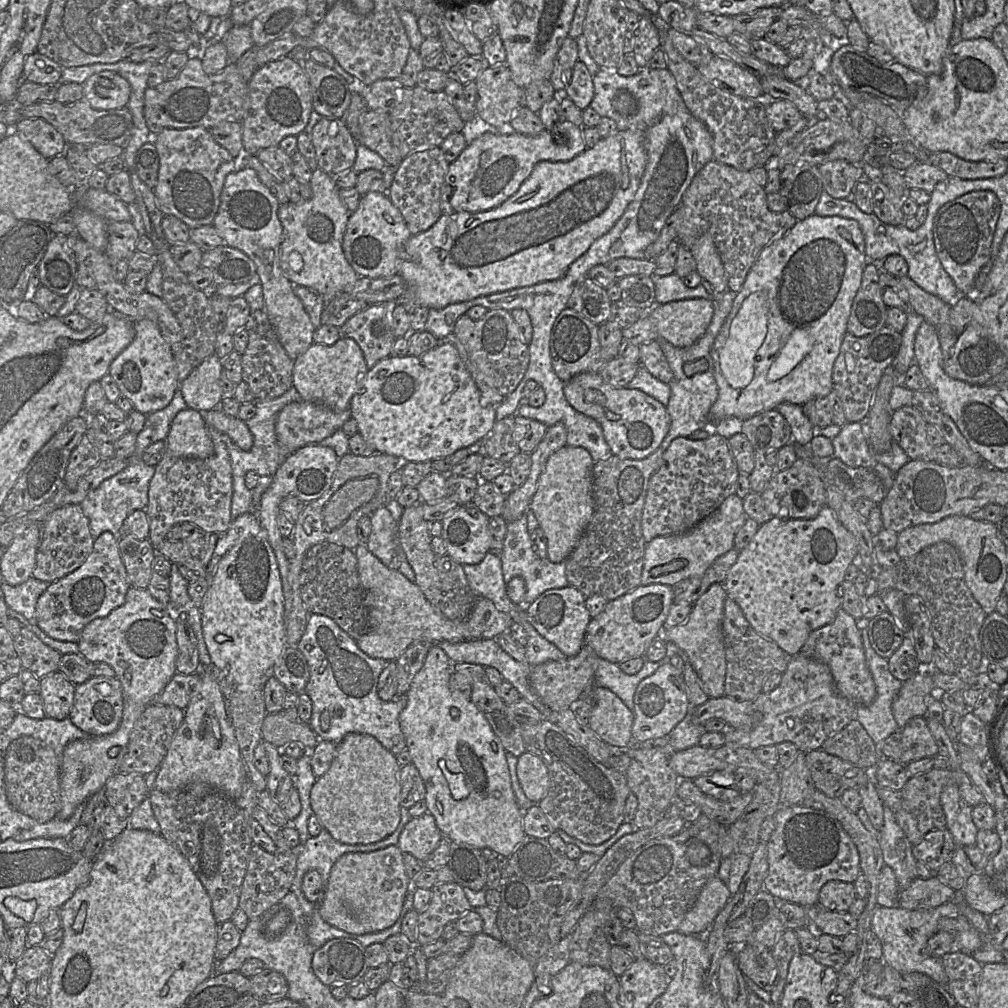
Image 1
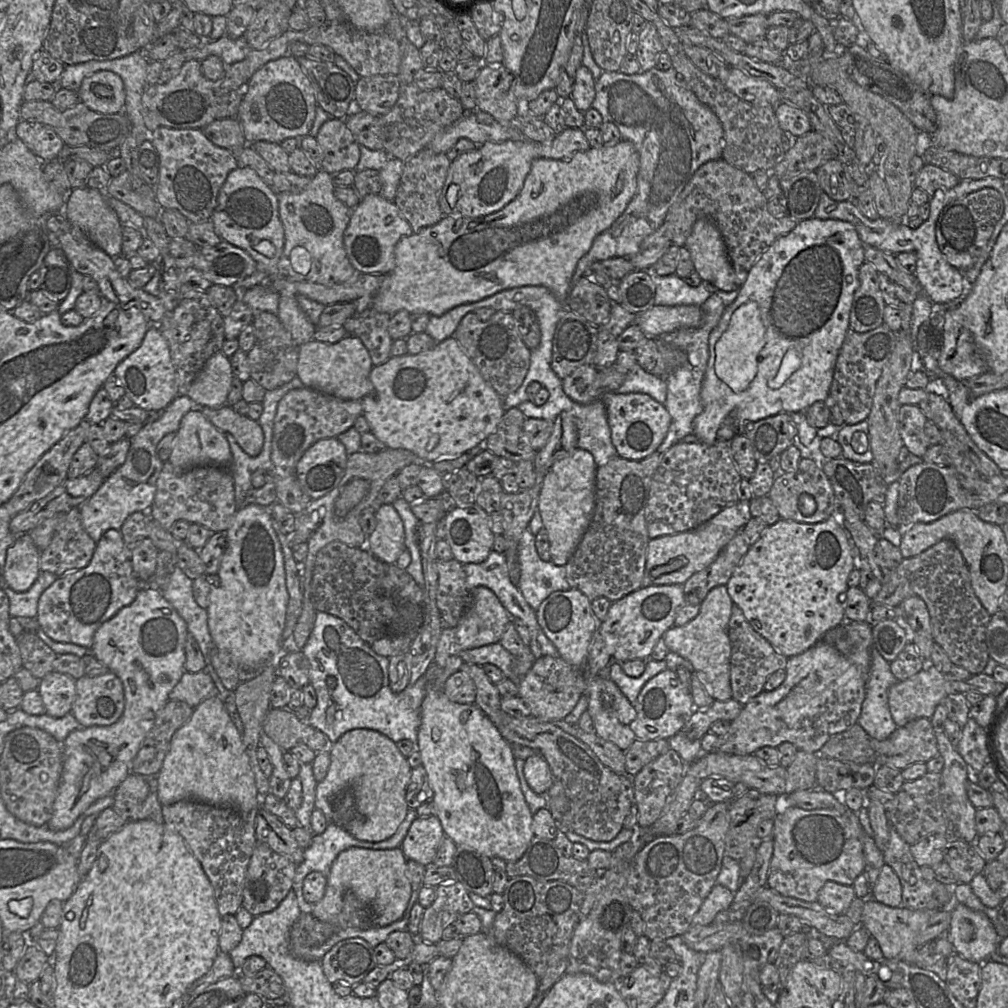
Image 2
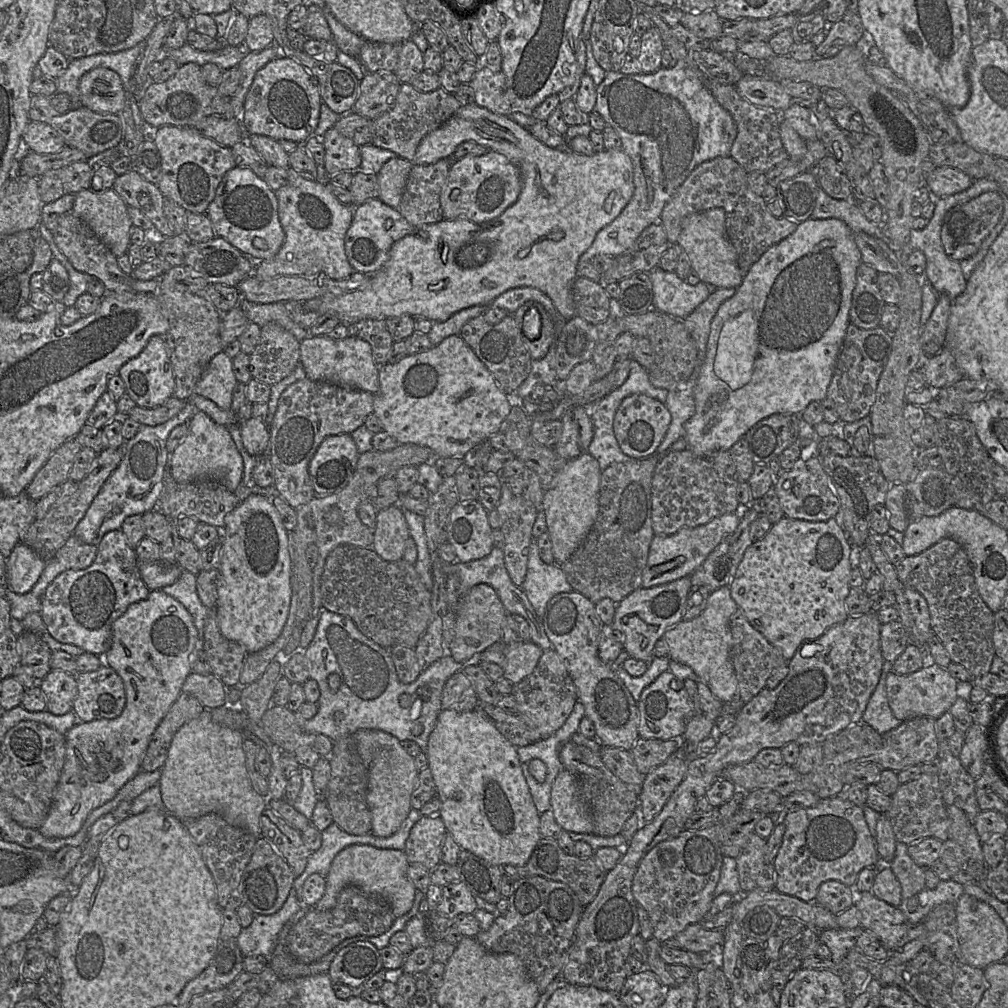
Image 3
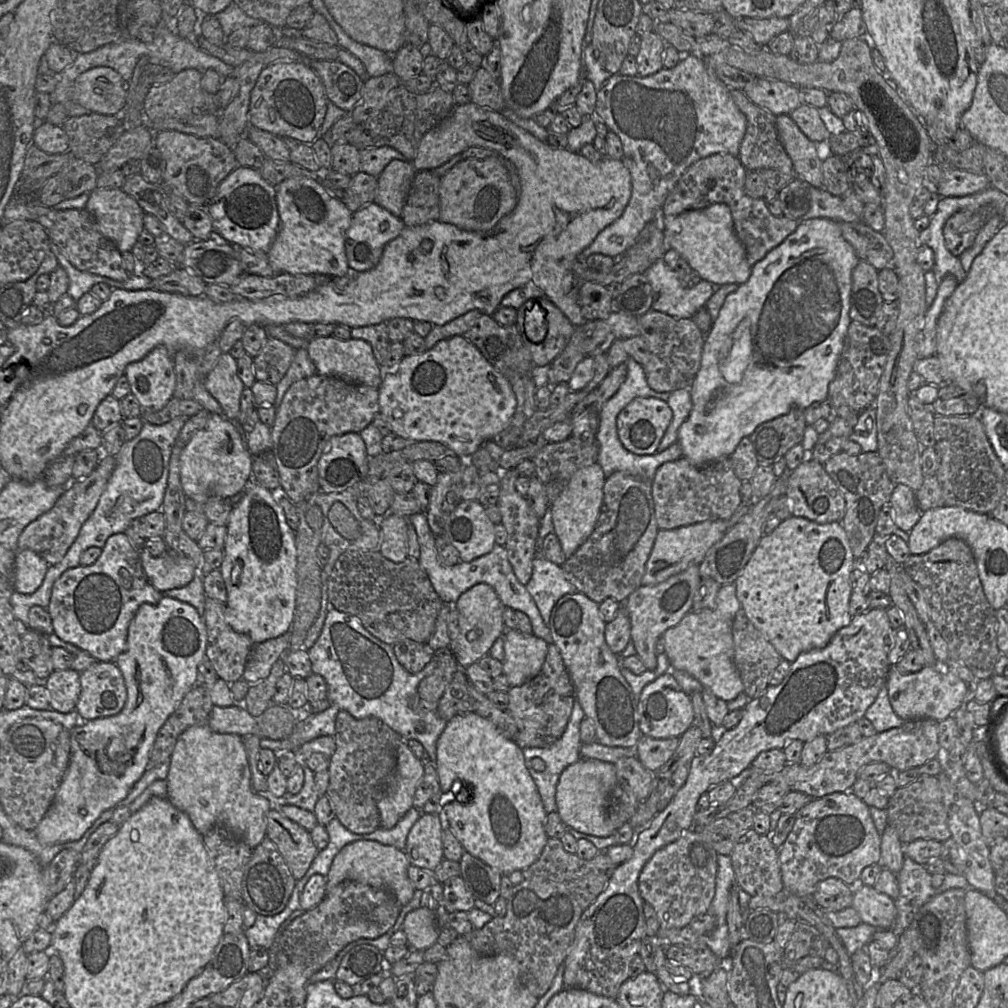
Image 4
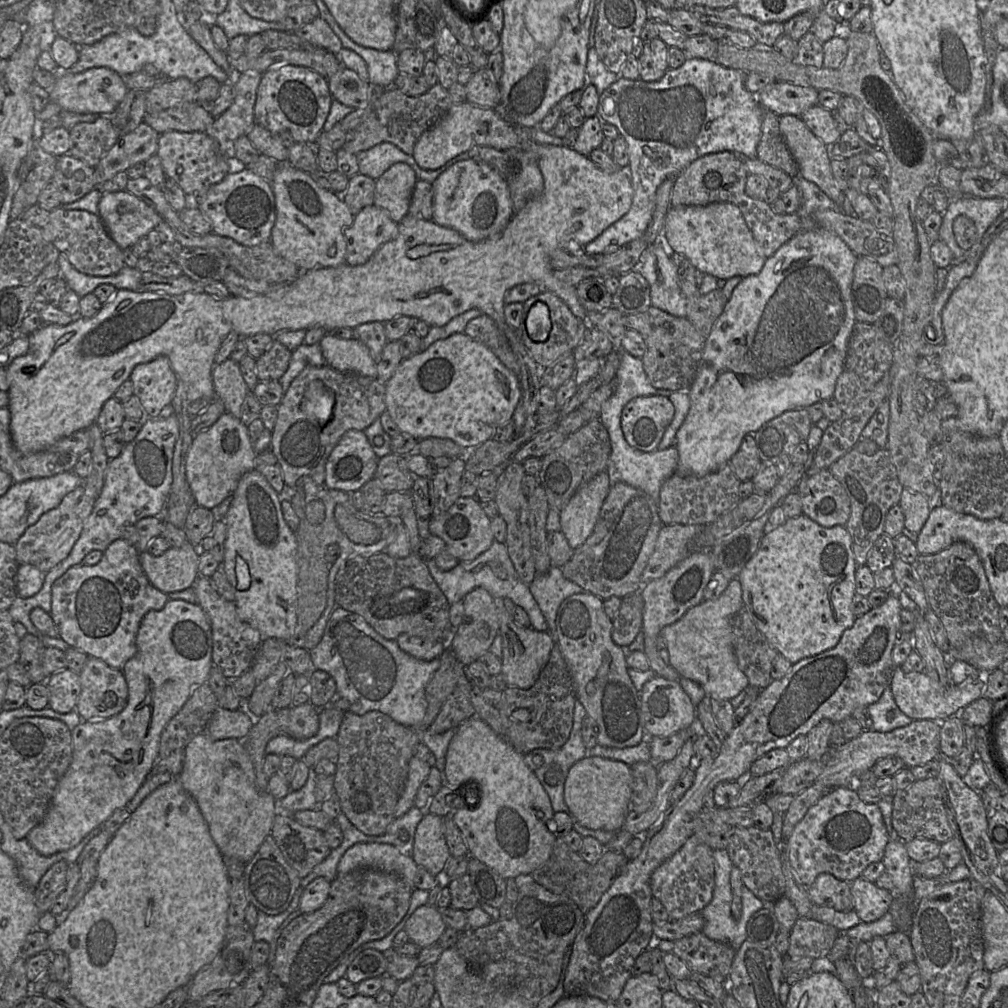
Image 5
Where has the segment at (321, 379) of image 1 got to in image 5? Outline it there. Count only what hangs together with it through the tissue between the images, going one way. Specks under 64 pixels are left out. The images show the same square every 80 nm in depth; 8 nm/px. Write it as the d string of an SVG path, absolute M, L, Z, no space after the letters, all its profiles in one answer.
M327 334L319 344L326 365L331 368L340 372L377 378L377 364L363 342L353 338L338 339L332 334Z

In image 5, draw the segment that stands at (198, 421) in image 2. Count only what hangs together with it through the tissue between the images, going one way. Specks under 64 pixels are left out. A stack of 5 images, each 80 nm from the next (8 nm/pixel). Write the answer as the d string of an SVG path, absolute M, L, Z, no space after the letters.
M225 412L207 430L194 435L186 457L186 479L195 504L212 510L232 496L241 477L255 469L256 452L249 438L248 427Z

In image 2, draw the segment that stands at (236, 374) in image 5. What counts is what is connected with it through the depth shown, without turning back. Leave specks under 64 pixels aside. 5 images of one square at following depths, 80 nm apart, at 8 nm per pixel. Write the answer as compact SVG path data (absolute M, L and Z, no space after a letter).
M219 351L207 360L187 395L196 405L220 408L227 403L233 378L229 358Z

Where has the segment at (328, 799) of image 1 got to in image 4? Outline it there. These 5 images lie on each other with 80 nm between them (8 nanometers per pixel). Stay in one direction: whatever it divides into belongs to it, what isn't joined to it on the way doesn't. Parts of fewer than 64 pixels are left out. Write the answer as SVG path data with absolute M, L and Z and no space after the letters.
M403 741L398 747L394 774L377 803L380 827L393 828L414 807L414 796L424 773L424 763L414 755L407 741Z

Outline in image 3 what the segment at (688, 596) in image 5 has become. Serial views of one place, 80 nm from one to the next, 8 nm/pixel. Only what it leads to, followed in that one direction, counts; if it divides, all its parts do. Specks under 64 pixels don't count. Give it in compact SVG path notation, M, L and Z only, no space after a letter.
M687 576L651 588L640 587L616 604L611 626L622 632L624 651L629 654L629 657L648 664L653 660L656 641L663 637L666 630L682 620L691 587L690 576Z

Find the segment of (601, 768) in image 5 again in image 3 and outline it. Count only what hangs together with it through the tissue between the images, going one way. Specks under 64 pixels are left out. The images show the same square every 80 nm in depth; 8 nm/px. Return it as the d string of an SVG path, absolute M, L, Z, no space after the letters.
M562 770L551 790L551 810L556 822L567 832L594 834L594 823L575 777Z

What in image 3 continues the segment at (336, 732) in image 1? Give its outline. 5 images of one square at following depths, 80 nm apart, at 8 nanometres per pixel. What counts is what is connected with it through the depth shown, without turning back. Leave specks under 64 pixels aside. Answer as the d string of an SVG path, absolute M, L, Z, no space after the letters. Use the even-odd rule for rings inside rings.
M327 610L321 613L314 638L304 653L309 662L310 679L317 682L320 690L316 715L302 720L306 732L323 734L335 741L359 729L381 730L399 741L416 742L424 753L428 737L442 711L443 686L464 666L446 655L429 665L413 682L402 683L389 649L362 634L350 617ZM330 674L336 674L340 679L337 691L331 690L327 684ZM414 693L419 696L414 704L410 708L402 707L400 696Z

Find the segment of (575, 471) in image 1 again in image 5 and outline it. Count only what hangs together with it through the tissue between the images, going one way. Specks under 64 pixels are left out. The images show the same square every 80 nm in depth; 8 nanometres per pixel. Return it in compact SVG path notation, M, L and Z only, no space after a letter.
M607 471L583 484L560 510L560 531L570 547L576 549L592 533L610 489Z

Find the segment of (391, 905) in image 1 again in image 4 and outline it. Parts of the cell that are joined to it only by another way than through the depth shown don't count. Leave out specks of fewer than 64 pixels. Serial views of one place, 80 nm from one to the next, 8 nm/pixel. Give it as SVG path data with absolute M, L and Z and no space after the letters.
M355 841L344 846L335 856L326 876L326 893L344 880L354 880L377 889L392 892L402 906L407 905L415 892L415 887L408 876L410 862L403 850L377 841Z

